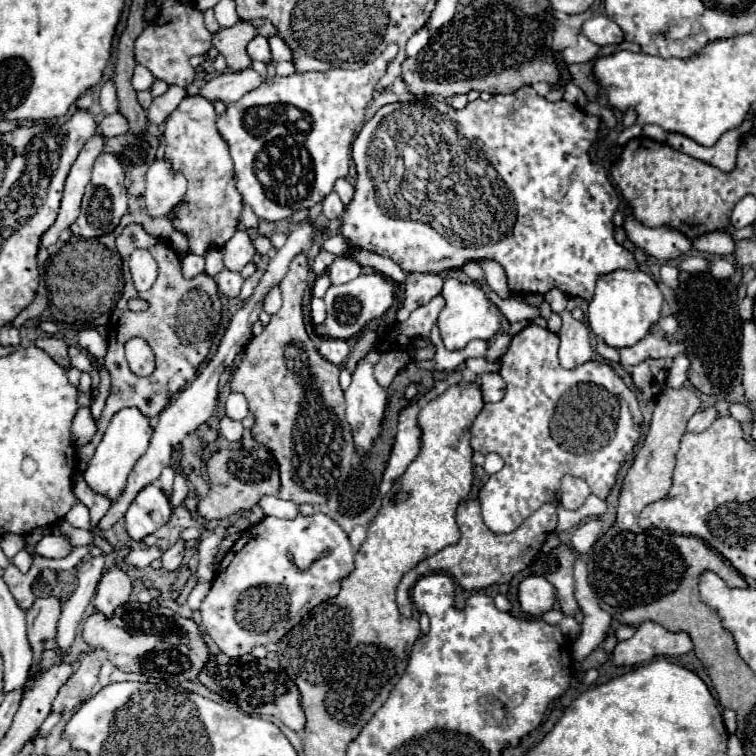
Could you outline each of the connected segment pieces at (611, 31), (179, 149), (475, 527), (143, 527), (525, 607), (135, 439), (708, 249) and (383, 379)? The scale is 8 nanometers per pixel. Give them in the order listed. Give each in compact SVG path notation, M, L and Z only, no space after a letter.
M594 15L582 25L582 33L596 45L618 45L624 41L622 29L604 15Z
M200 95L184 97L178 109L166 119L164 139L170 169L188 179L188 191L174 207L172 225L188 239L190 253L206 257L212 249L224 247L242 221L242 199L234 183L234 165L228 155L228 145L216 131L214 105Z
M464 501L458 507L456 513L456 523L460 527L460 541L456 545L450 545L442 551L438 551L436 555L424 559L422 563L418 563L412 571L408 571L400 585L398 585L398 593L396 593L396 601L398 601L398 609L404 617L412 617L414 605L412 605L412 587L416 585L418 579L422 579L428 573L446 573L450 577L454 577L458 581L458 585L466 591L480 591L486 589L494 583L510 583L512 577L520 571L524 571L534 555L540 551L544 539L554 533L556 525L558 525L558 515L554 513L534 513L528 523L524 523L522 527L518 527L512 535L492 535L492 531L488 531L488 527L482 521L482 511L480 511L480 501Z
M158 485L144 487L126 511L126 531L134 541L142 541L170 521L172 509L168 497Z
M530 575L520 583L518 595L520 595L522 611L534 617L542 617L556 603L556 587L544 577L536 577L536 575Z
M126 407L126 409L118 411L112 417L112 421L110 421L106 433L104 433L104 439L96 447L96 453L94 453L90 465L88 465L88 469L84 473L86 483L96 493L100 493L100 495L104 495L108 499L116 499L122 493L132 467L146 453L146 449L150 445L150 437L152 437L152 425L150 425L148 417L140 409Z
M716 229L716 231L704 233L696 239L692 239L692 245L696 251L710 253L710 255L732 255L734 253L734 241L726 229Z
M388 351L380 355L380 361L374 365L374 377L382 387L388 387L396 373L410 361L410 355L404 351Z

